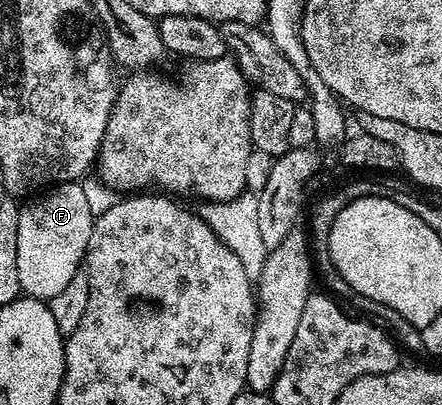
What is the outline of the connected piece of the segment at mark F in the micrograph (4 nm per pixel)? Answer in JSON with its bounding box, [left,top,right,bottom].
[16,181,95,302]

